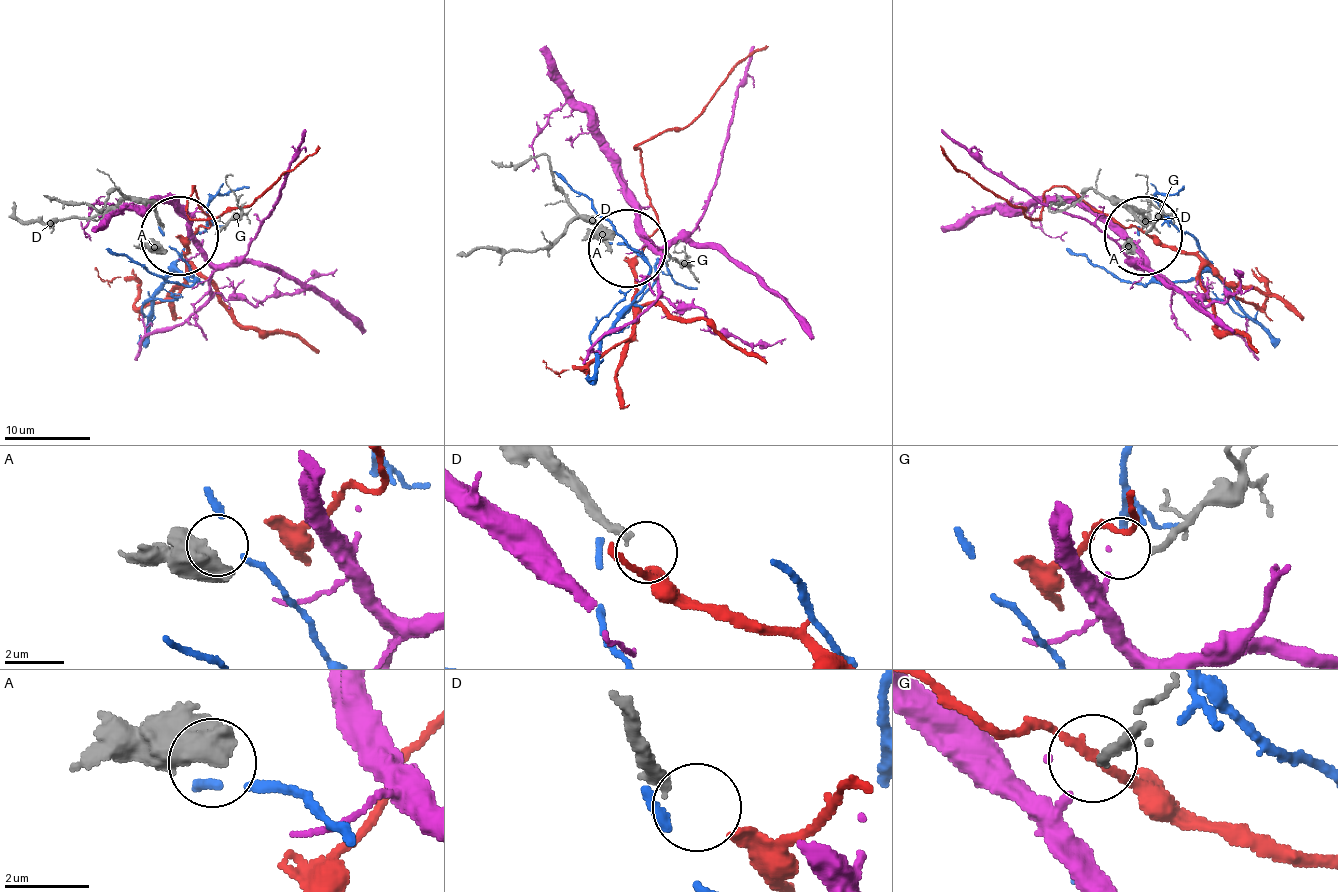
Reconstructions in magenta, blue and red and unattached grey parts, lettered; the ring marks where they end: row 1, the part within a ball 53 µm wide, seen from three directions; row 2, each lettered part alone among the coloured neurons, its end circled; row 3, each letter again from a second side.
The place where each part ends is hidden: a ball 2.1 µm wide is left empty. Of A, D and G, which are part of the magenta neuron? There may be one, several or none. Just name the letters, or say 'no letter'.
G

